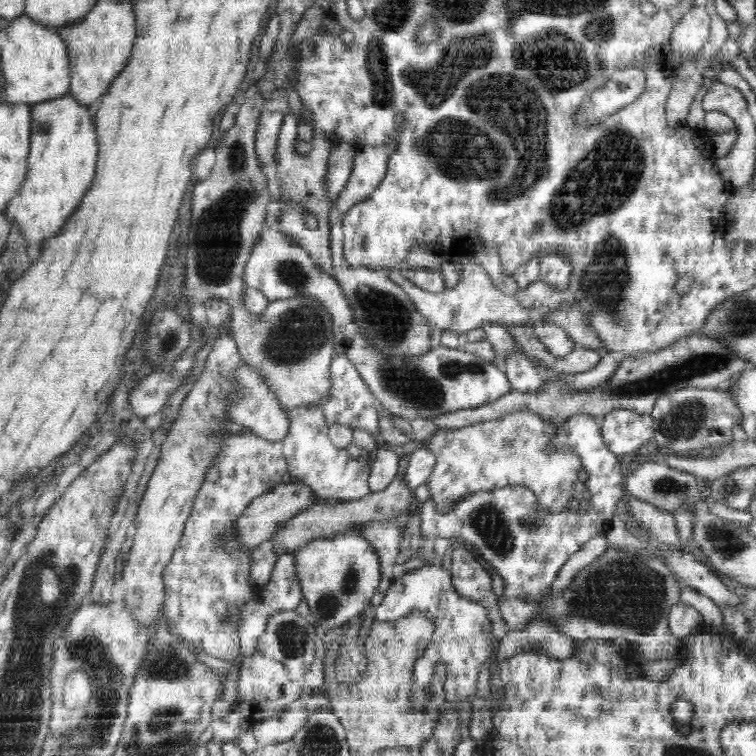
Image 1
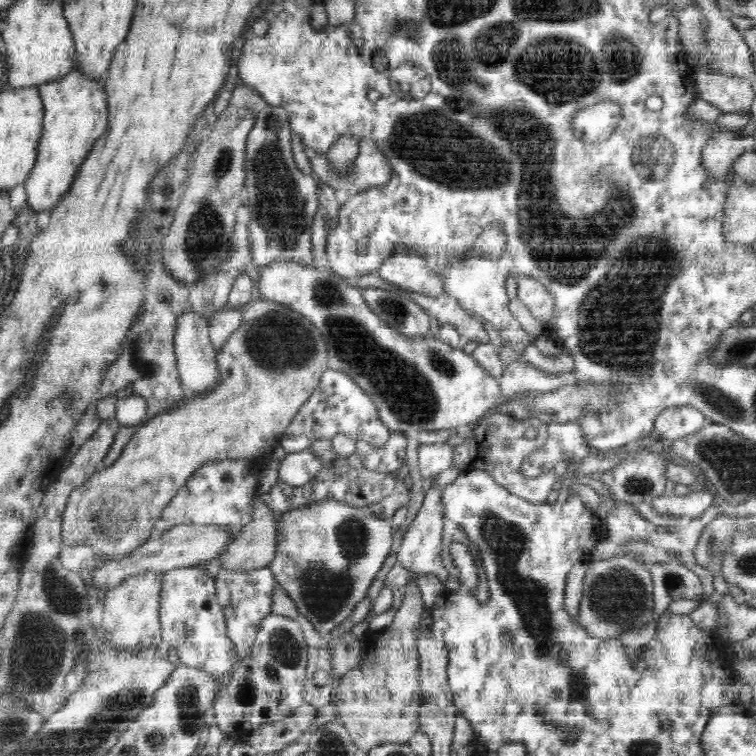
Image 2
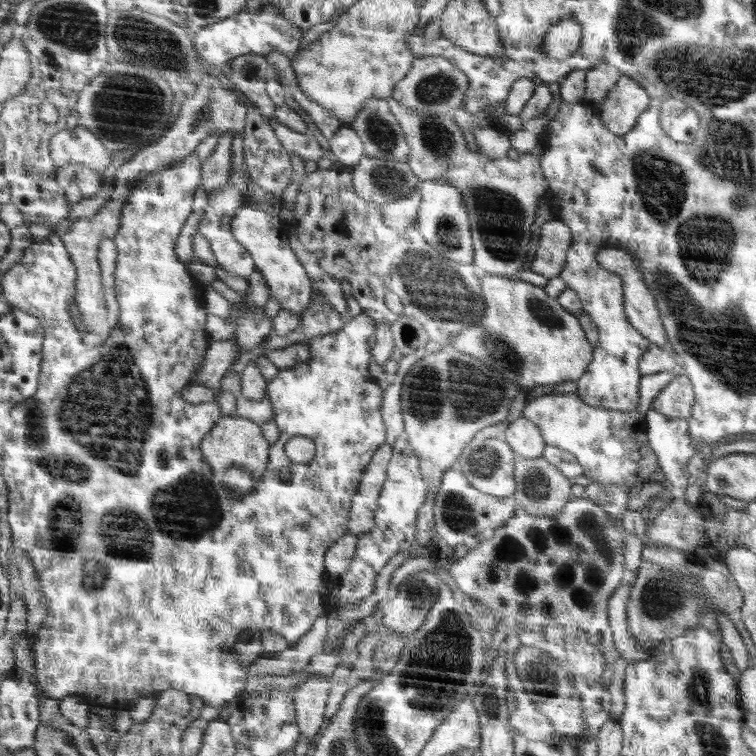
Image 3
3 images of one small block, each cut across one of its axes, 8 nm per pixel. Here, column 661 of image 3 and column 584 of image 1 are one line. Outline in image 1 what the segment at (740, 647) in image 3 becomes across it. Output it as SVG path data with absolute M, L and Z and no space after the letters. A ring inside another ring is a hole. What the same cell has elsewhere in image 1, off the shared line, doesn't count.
M616 509L614 516L610 519L606 535L593 536L578 552L568 558L552 583L551 594L541 601L524 601L520 597L505 597L504 581L496 569L484 558L482 559L481 553L469 544L468 540L457 538L456 541L472 552L476 560L482 563L490 574L490 585L498 599L498 609L508 625L509 631L499 640L495 655L497 660L510 658L526 649L543 652L552 658L568 658L574 654L576 644L591 639L604 639L612 641L617 652L622 654L622 662L626 664L626 674L630 672L634 676L664 682L672 676L674 668L678 668L686 660L684 654L681 654L684 648L683 640L674 637L669 629L668 614L674 605L680 602L690 605L703 616L704 622L722 628L721 606L690 586L680 588L680 583L674 577L670 566L656 555L657 547L650 546L649 542L642 542L634 534L630 534Z

